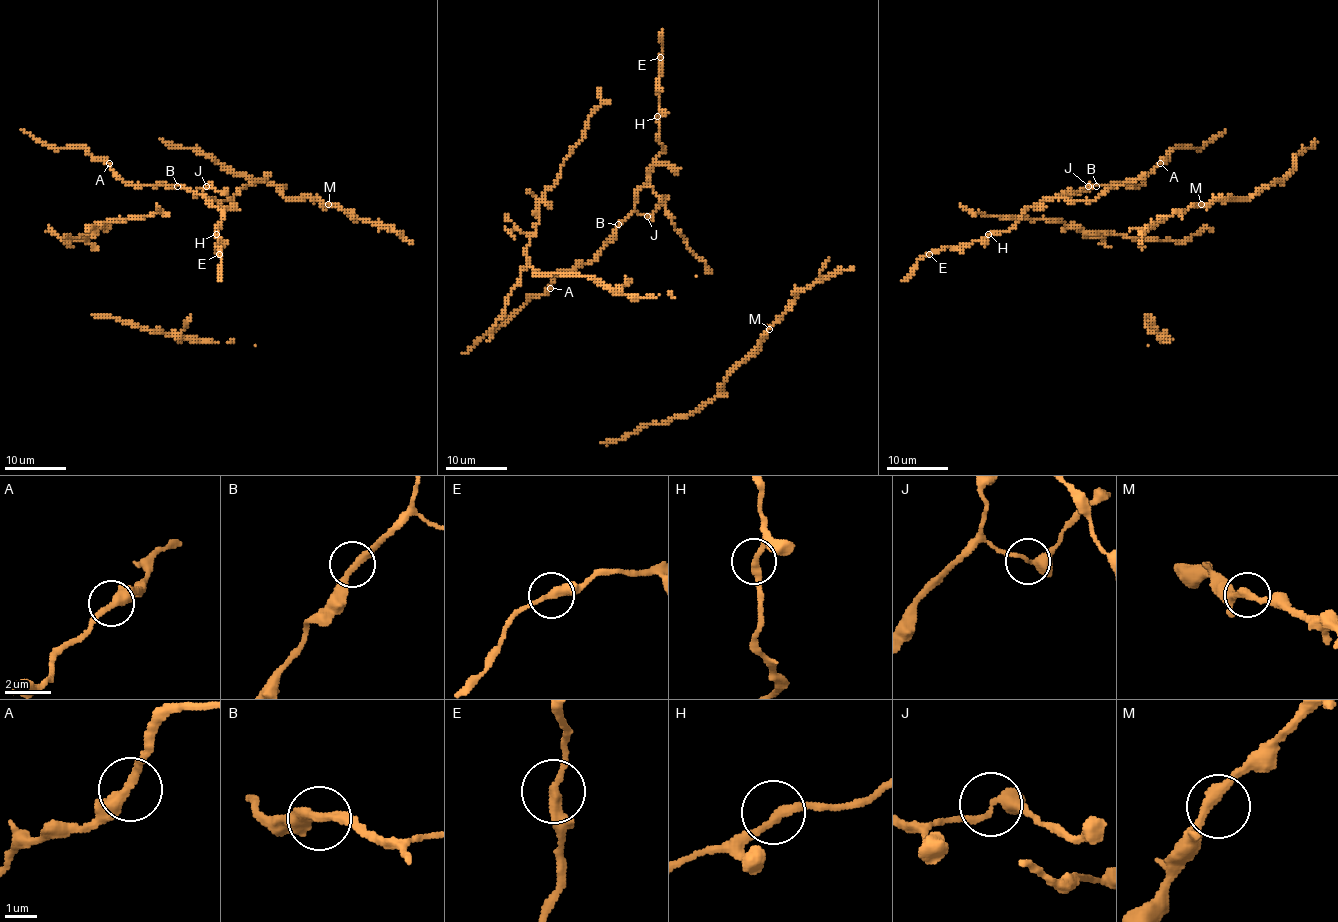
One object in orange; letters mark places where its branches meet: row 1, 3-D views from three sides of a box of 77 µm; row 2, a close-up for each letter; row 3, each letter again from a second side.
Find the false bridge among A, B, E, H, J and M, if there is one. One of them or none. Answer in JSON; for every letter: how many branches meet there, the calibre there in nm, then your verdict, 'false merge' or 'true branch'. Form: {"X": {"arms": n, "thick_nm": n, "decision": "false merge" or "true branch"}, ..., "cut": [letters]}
{"A": {"arms": 2, "thick_nm": 320, "decision": "true branch"}, "B": {"arms": 2, "thick_nm": 280, "decision": "true branch"}, "E": {"arms": 2, "thick_nm": 320, "decision": "true branch"}, "H": {"arms": 2, "thick_nm": 280, "decision": "true branch"}, "J": {"arms": 2, "thick_nm": 320, "decision": "true branch"}, "M": {"arms": 2, "thick_nm": 320, "decision": "true branch"}, "cut": []}

